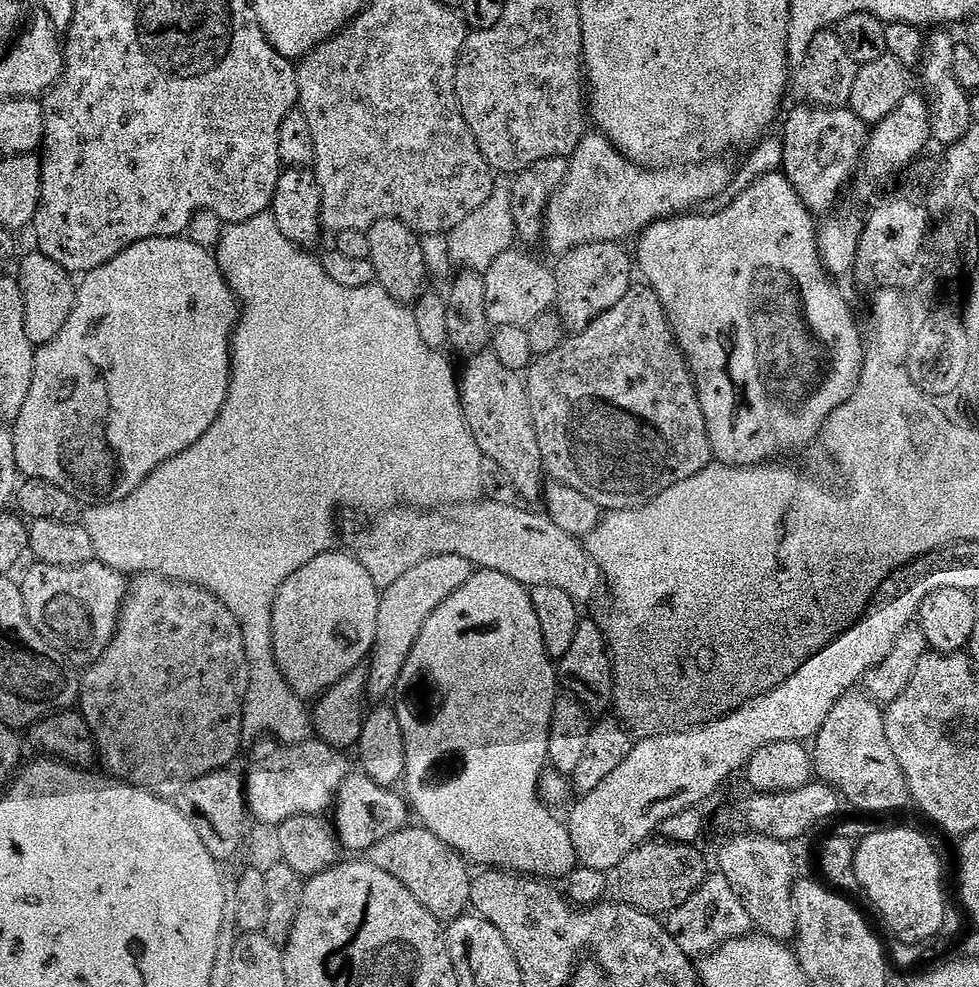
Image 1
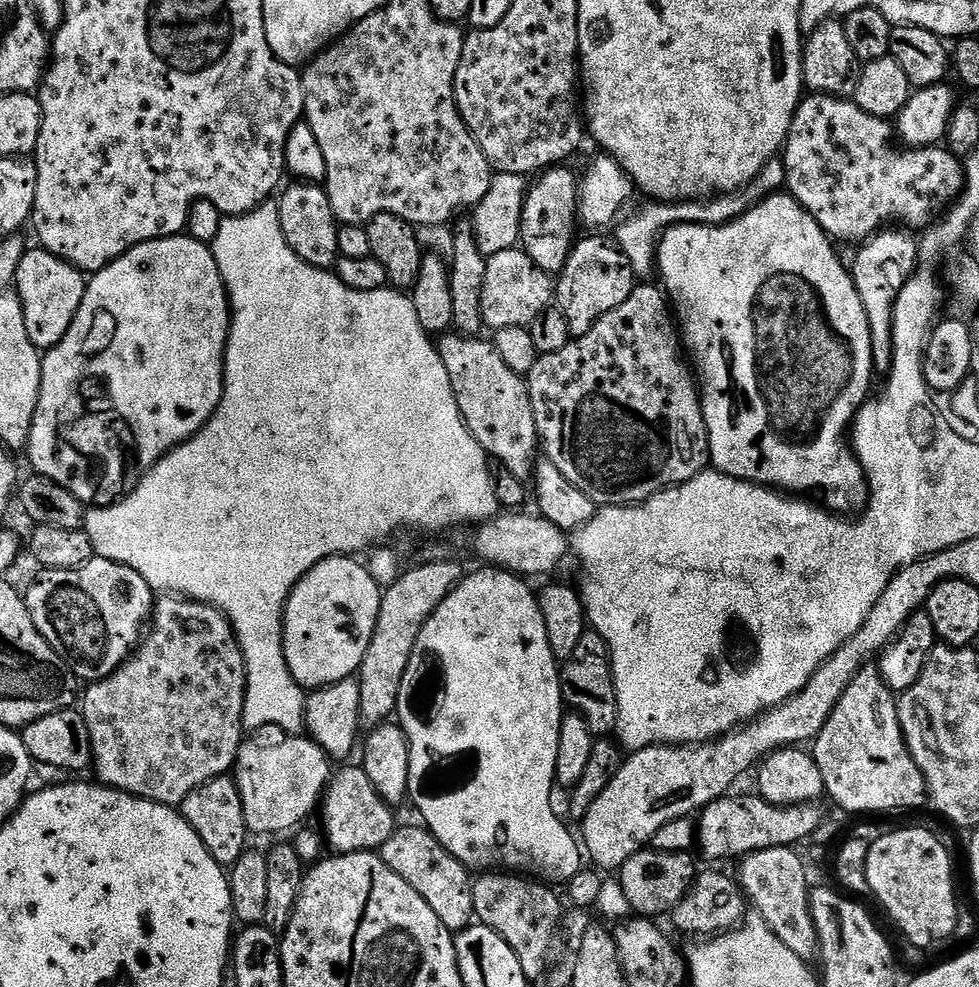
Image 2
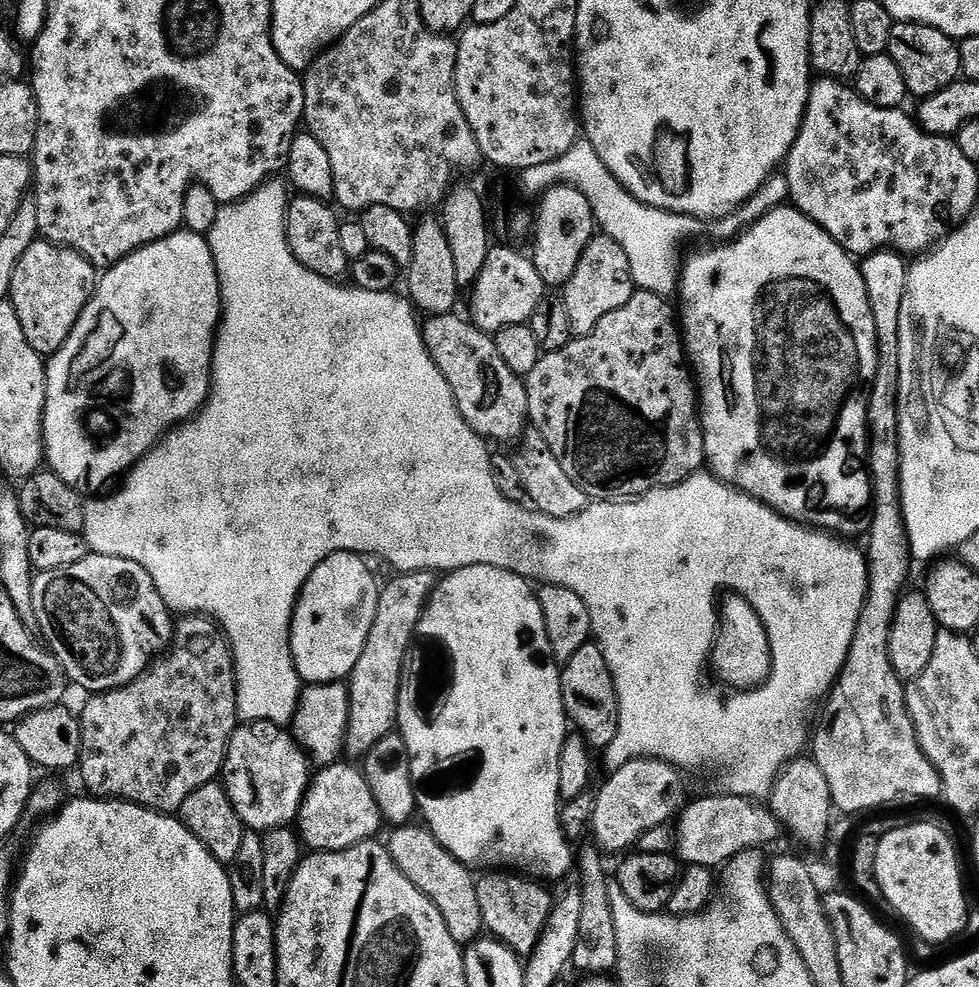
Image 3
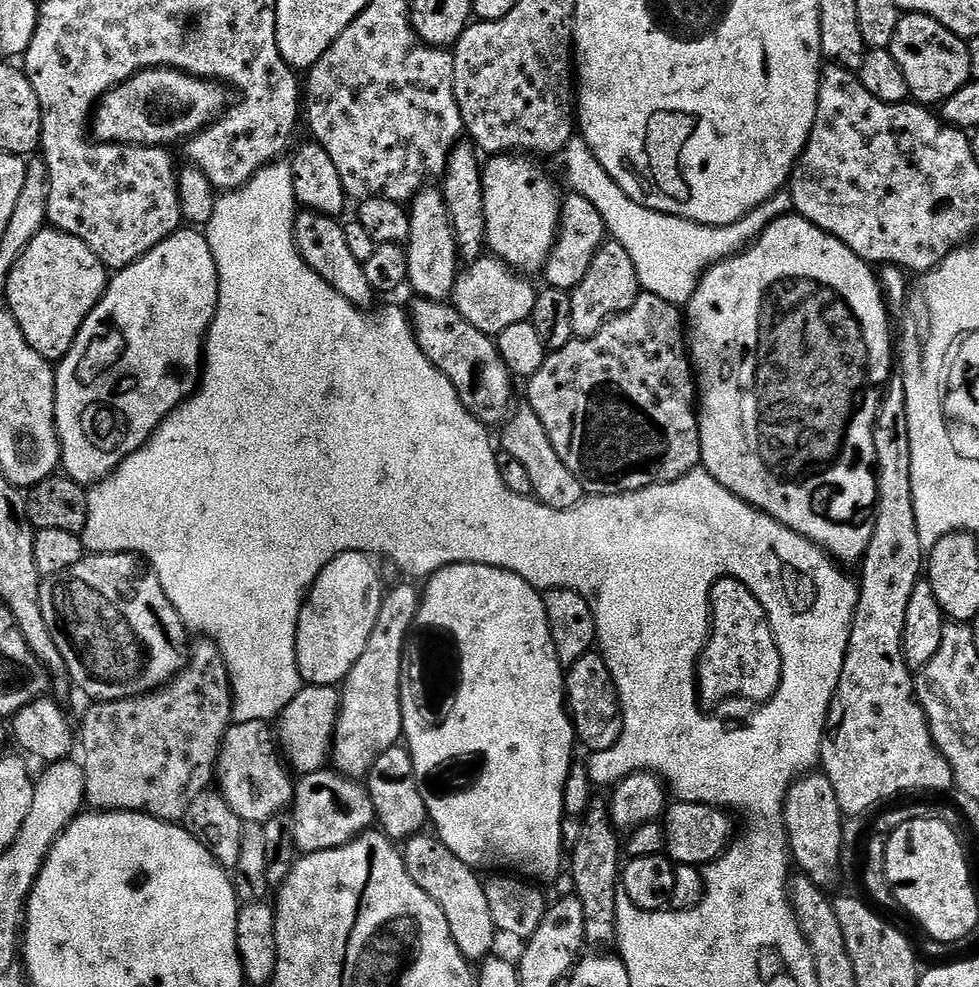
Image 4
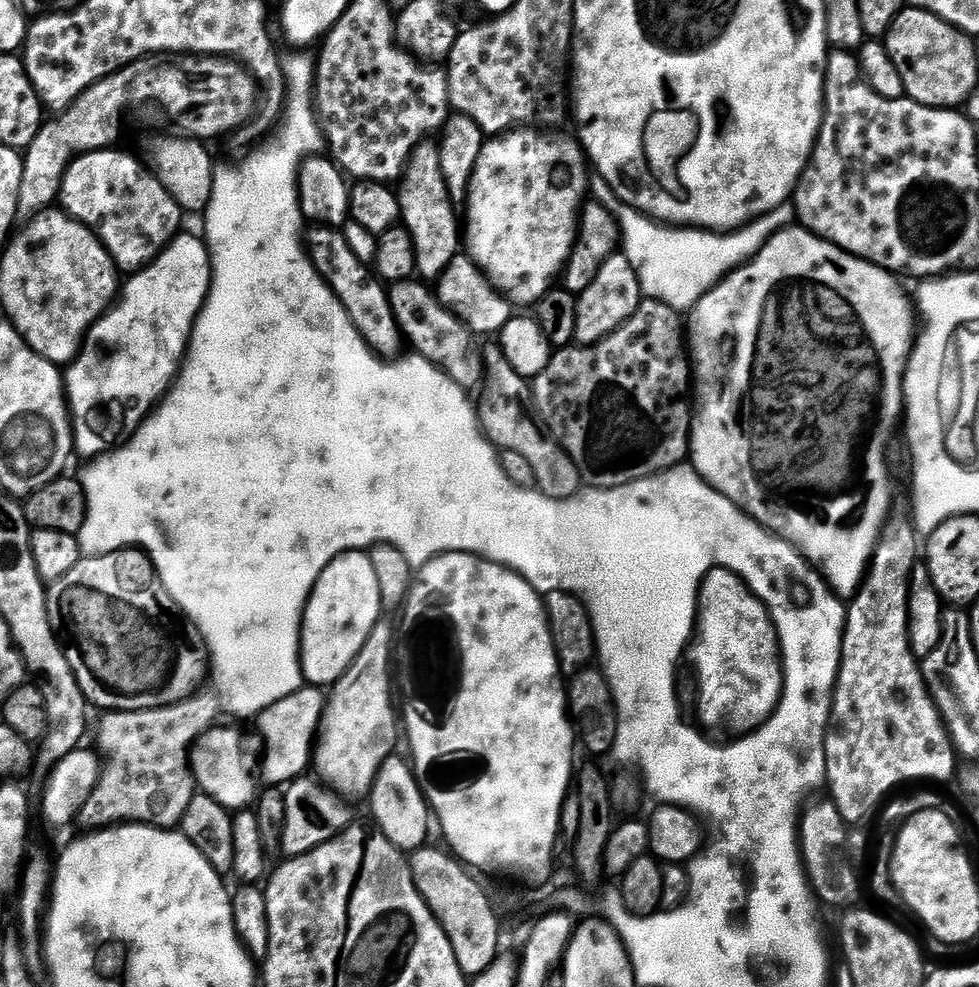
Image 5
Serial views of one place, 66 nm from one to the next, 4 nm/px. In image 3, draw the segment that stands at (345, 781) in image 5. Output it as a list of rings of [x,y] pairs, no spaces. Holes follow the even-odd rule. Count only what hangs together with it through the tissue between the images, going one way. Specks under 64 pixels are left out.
[[[401,572],[393,575],[393,580],[380,589],[378,610],[374,626],[366,638],[362,658],[354,666],[348,677],[348,733],[344,735],[344,749],[352,758],[363,758],[382,738],[393,735],[397,727],[399,684],[402,678],[403,659],[406,658],[415,627],[428,605],[428,597],[436,588],[438,576],[435,572]]]

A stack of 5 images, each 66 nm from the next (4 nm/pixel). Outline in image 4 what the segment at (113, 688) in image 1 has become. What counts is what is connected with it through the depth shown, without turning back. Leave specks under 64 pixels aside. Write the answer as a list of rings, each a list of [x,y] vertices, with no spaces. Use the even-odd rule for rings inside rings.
[[[200,638],[196,645],[190,648],[183,669],[163,688],[156,689],[142,696],[131,696],[129,700],[105,700],[93,703],[92,709],[84,716],[80,728],[78,724],[78,752],[84,757],[79,757],[78,763],[84,770],[84,803],[89,809],[97,812],[145,812],[147,816],[153,816],[159,820],[169,822],[183,821],[186,810],[198,794],[205,791],[213,783],[216,774],[216,761],[220,758],[220,745],[224,742],[224,735],[228,733],[232,718],[232,683],[228,677],[228,668],[224,664],[222,654],[216,646],[215,640]]]

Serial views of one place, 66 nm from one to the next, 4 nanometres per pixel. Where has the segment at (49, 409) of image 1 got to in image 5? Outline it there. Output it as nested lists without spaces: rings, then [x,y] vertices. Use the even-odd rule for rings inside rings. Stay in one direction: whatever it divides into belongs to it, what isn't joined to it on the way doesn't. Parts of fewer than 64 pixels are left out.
[[[177,235],[148,267],[131,273],[125,284],[123,281],[118,299],[93,322],[80,345],[80,353],[63,373],[72,439],[79,455],[81,452],[90,456],[88,458],[99,458],[119,448],[139,430],[176,383],[188,354],[188,343],[192,341],[192,328],[212,288],[212,259],[208,257],[208,245],[199,235],[184,235]]]

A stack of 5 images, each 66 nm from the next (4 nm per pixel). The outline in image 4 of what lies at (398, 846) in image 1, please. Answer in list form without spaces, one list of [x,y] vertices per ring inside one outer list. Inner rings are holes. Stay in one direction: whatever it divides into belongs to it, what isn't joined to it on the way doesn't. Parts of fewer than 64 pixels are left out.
[[[417,834],[403,845],[402,855],[406,870],[410,878],[414,878],[417,886],[426,890],[426,894],[430,894],[434,902],[438,902],[442,914],[446,914],[450,934],[465,960],[483,961],[493,955],[495,948],[492,947],[498,939],[496,927],[490,918],[489,907],[486,906],[484,884],[475,876],[477,873],[474,868],[456,857],[439,838],[432,834],[424,835]]]

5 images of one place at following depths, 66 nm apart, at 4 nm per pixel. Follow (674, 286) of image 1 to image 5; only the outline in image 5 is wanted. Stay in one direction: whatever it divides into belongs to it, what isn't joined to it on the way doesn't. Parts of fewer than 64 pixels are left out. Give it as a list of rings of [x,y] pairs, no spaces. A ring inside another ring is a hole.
[[[793,226],[774,234],[774,238],[762,246],[759,254],[715,284],[690,309],[686,320],[686,347],[690,353],[694,385],[691,467],[711,488],[734,502],[747,516],[794,545],[828,581],[829,588],[841,598],[851,598],[859,592],[864,583],[864,573],[868,571],[880,542],[880,533],[890,518],[888,510],[892,506],[892,482],[884,469],[888,464],[884,451],[888,448],[888,435],[896,419],[899,416],[901,419],[904,412],[904,372],[908,368],[908,355],[912,353],[914,343],[914,304],[909,293],[907,296],[903,286],[896,280],[899,279],[885,268],[843,252],[831,240],[815,236],[803,226]]]

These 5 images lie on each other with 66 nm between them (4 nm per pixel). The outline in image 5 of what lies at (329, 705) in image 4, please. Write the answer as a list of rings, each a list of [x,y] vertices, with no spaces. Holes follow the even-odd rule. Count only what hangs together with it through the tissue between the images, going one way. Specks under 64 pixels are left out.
[[[305,686],[294,694],[274,702],[258,717],[260,732],[264,735],[264,756],[262,752],[262,776],[272,786],[287,786],[301,779],[309,771],[314,760],[316,734],[320,731],[320,720],[324,716],[326,696],[319,687]]]

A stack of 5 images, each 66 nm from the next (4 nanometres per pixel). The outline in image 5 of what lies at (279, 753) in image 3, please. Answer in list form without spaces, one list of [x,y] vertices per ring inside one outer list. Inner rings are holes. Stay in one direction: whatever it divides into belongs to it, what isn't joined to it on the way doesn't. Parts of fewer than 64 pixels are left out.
[[[214,726],[196,742],[192,755],[192,772],[196,775],[199,791],[214,798],[223,808],[248,810],[257,803],[256,776],[258,780],[258,756],[236,728]]]

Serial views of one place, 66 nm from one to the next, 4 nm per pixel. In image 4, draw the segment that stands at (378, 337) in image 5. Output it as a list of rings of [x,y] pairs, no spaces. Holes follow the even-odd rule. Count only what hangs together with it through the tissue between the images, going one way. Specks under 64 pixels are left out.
[[[311,210],[297,211],[292,238],[306,266],[310,266],[310,270],[314,270],[314,274],[318,274],[318,278],[325,280],[331,288],[338,290],[338,294],[342,294],[346,302],[365,310],[373,307],[374,293],[370,282],[366,282],[364,265],[361,260],[354,258],[354,253],[350,251],[350,246],[346,243],[344,224],[337,217],[325,216]]]

